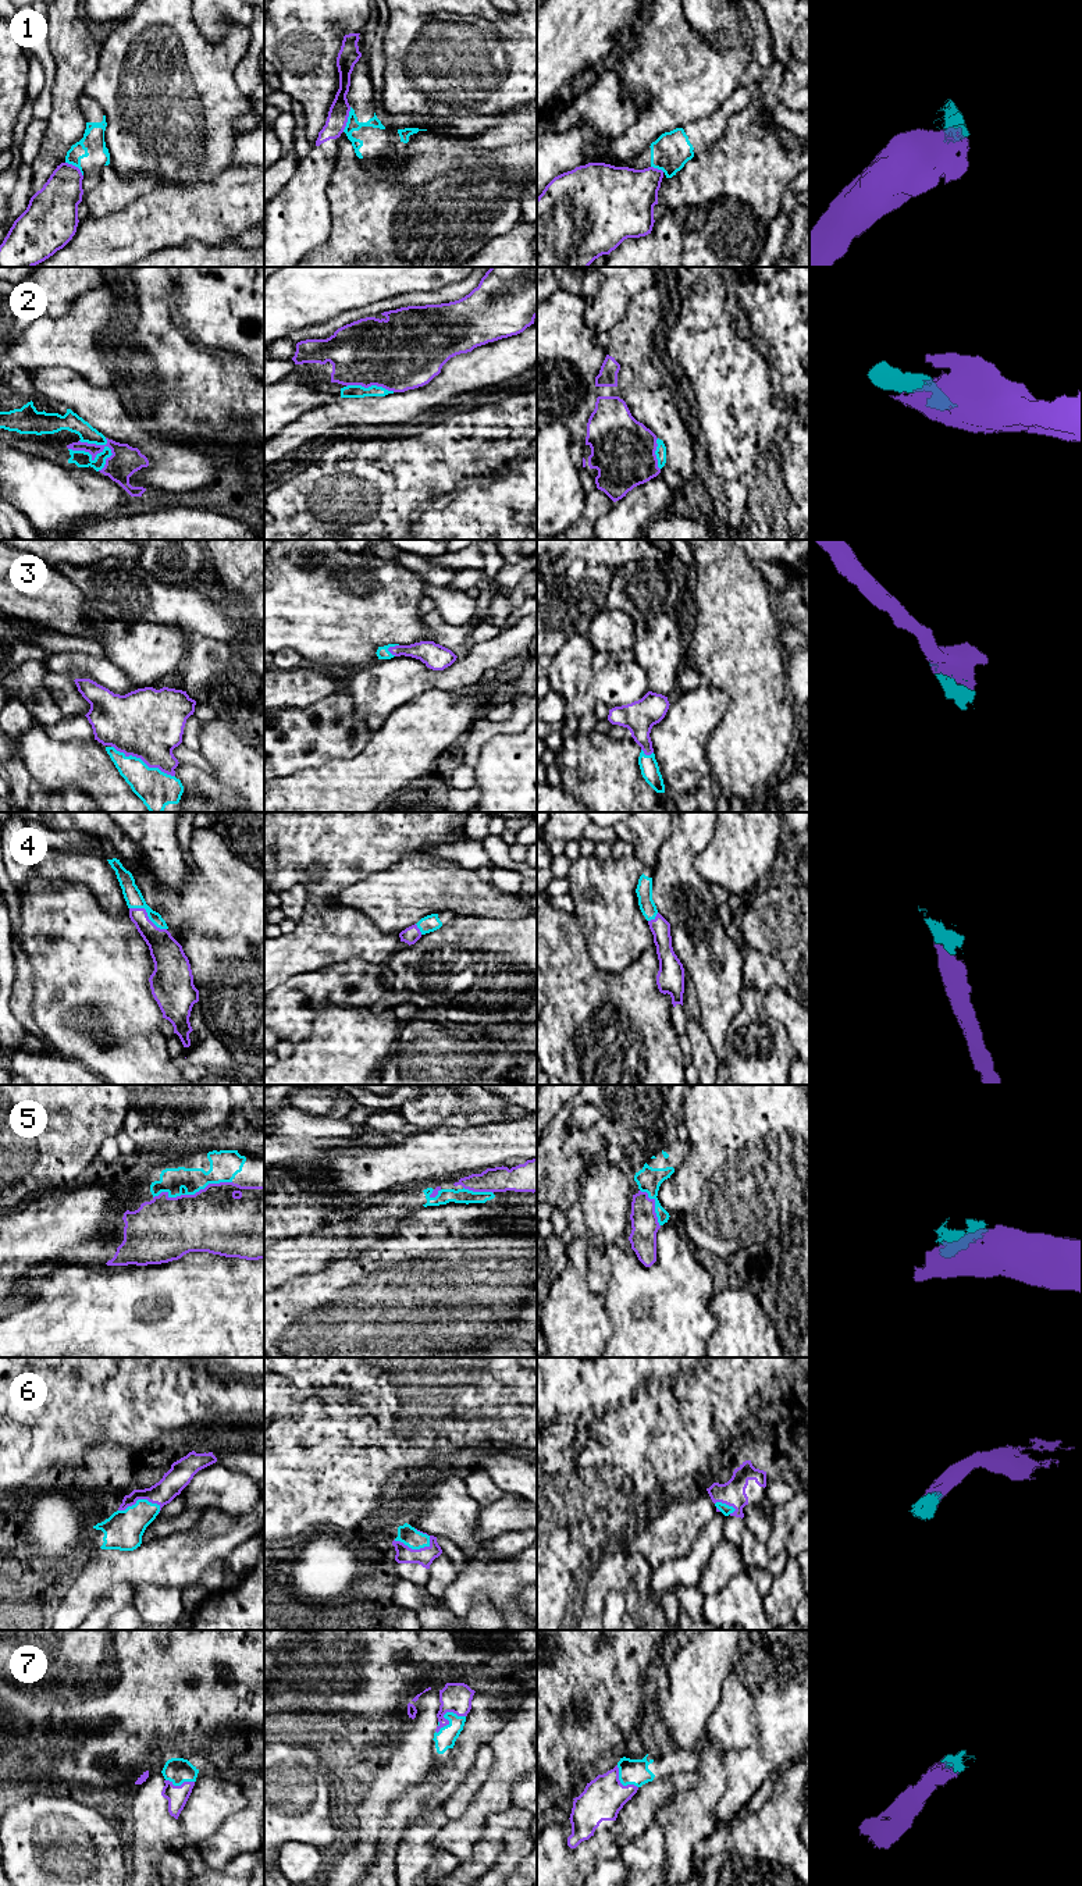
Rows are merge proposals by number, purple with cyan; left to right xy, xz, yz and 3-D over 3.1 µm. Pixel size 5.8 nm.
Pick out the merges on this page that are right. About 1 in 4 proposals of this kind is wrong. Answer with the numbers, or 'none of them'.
2, 3, 4, 5, 6, 7

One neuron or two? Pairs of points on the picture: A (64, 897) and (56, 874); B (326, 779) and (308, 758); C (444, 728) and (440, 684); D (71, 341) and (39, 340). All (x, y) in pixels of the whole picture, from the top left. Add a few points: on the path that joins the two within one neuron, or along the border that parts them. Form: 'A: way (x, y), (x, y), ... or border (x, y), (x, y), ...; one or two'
A: border (34, 872), (49, 882), (77, 881), (91, 890); two
B: border (346, 758), (328, 760), (315, 768), (284, 776); two
C: border (452, 691), (424, 691), (409, 701); two
D: way (63, 341), (47, 341); one

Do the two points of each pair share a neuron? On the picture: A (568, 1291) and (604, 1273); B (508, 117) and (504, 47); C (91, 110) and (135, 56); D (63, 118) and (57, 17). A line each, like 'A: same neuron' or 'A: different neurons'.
A: different neurons
B: different neurons
C: different neurons
D: same neuron

